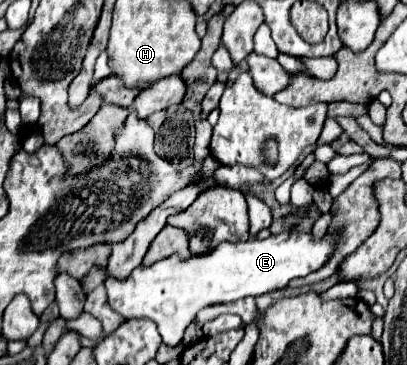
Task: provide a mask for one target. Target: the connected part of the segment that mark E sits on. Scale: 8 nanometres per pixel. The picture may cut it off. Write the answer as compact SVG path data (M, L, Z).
M284 230L278 236L266 240L250 238L246 242L222 242L218 248L204 252L202 256L168 256L150 266L138 266L128 278L104 280L108 302L122 318L150 318L158 324L158 332L168 346L180 344L184 330L196 318L196 314L212 304L234 302L246 296L262 296L272 290L286 288L292 278L306 276L318 270L330 256L334 238L324 236L312 240L310 234L296 234Z

